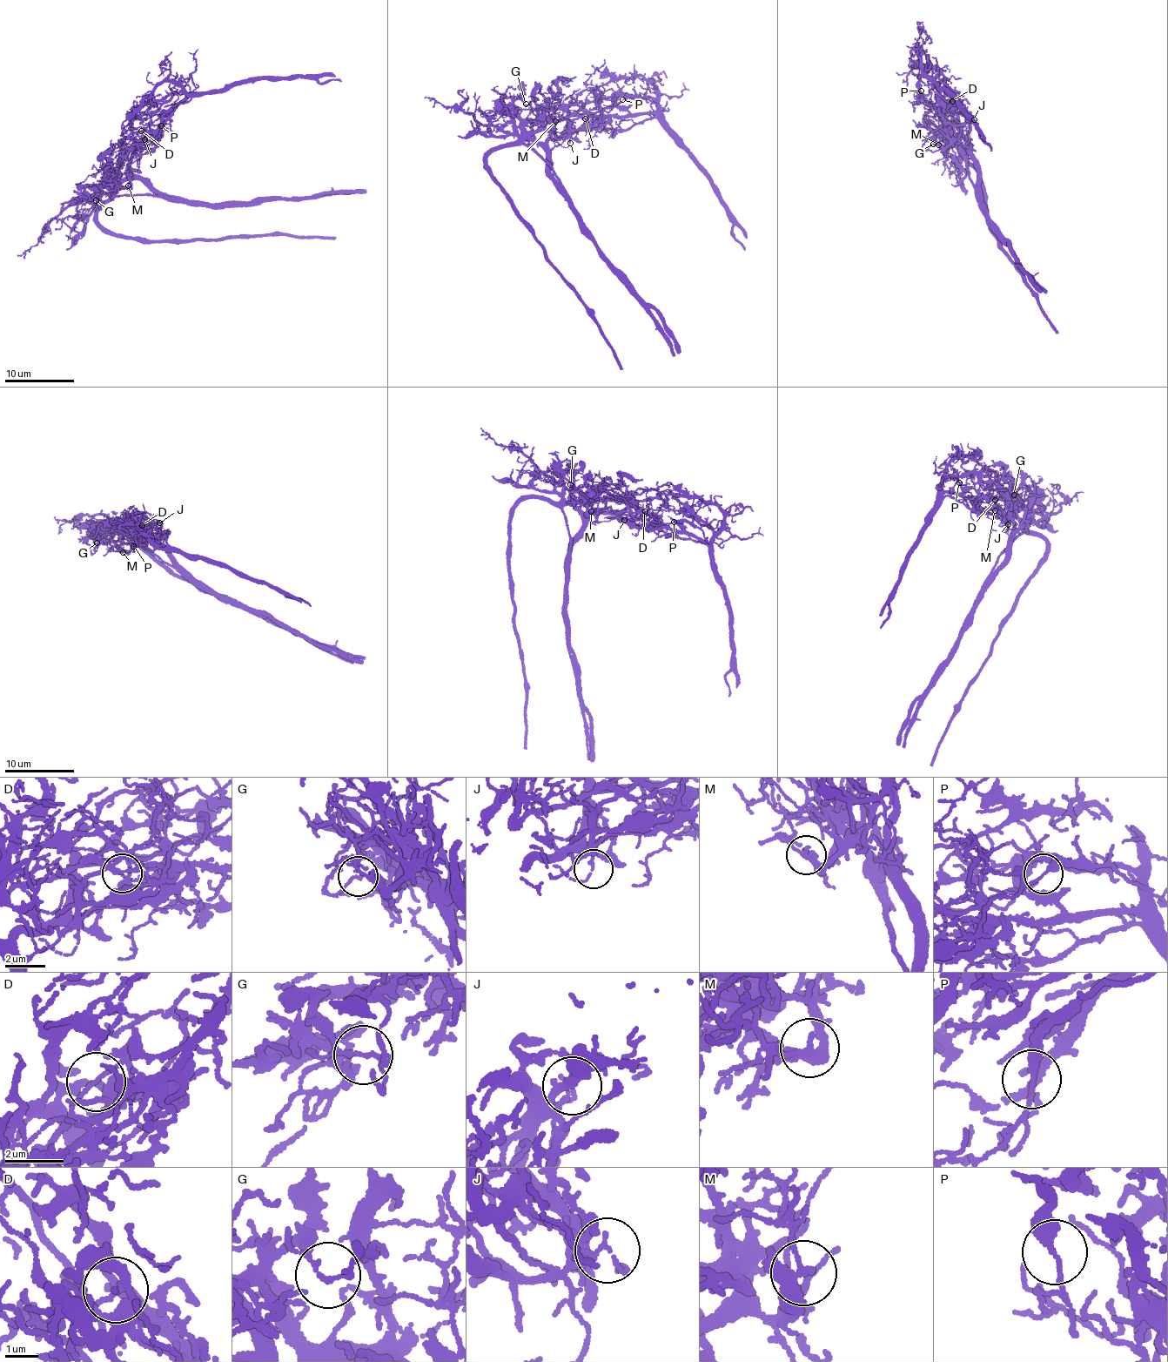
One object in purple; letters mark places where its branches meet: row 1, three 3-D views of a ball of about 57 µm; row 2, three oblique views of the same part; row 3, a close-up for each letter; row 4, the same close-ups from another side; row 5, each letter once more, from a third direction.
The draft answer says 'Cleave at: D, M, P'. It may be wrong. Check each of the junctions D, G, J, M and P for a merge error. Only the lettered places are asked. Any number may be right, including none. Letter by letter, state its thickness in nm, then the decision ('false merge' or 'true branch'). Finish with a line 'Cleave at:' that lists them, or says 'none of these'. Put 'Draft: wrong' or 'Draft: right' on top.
Draft: right
D: 100 nm thick; false merge
G: 110 nm thick; true branch
J: 130 nm thick; true branch
M: 260 nm thick; false merge
P: 200 nm thick; false merge
Cleave at: D, M, P

